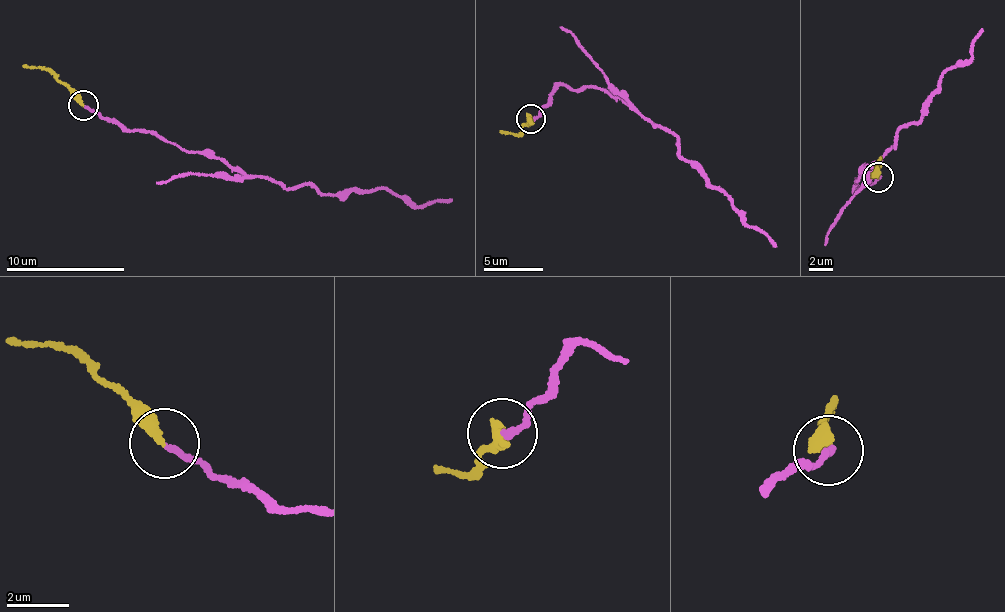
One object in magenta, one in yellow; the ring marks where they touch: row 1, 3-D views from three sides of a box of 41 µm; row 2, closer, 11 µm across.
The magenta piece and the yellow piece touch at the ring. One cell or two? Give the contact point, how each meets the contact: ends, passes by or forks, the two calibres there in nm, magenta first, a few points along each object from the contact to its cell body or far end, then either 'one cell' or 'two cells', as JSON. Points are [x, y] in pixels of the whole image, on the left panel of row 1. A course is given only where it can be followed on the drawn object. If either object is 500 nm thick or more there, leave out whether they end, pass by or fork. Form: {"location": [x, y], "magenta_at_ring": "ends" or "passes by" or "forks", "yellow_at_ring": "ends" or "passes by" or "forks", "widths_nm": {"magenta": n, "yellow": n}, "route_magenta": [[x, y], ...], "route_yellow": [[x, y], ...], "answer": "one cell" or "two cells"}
{"location": [83, 105], "magenta_at_ring": "ends", "yellow_at_ring": "ends", "widths_nm": {"magenta": 190, "yellow": 340}, "route_magenta": [[83, 105], [244, 175], [298, 189], [309, 183], [336, 195], [381, 187], [424, 207], [451, 200]], "route_yellow": [[83, 105], [49, 71], [22, 65]], "answer": "one cell"}

